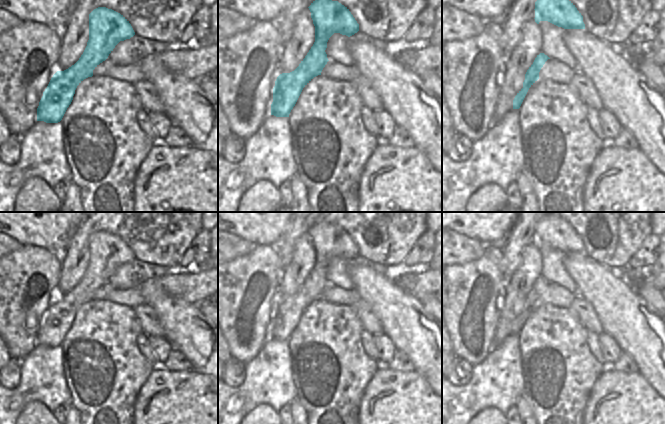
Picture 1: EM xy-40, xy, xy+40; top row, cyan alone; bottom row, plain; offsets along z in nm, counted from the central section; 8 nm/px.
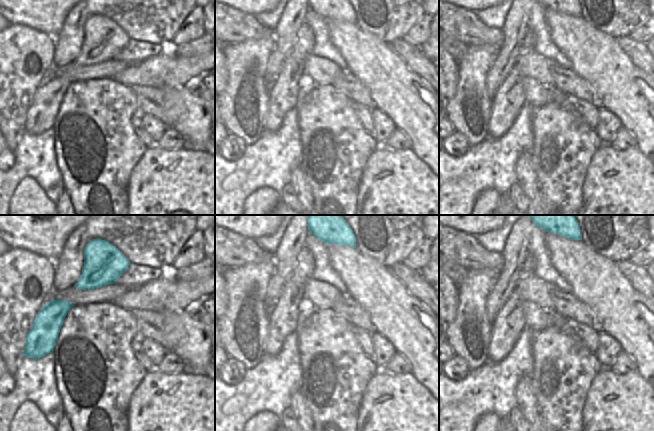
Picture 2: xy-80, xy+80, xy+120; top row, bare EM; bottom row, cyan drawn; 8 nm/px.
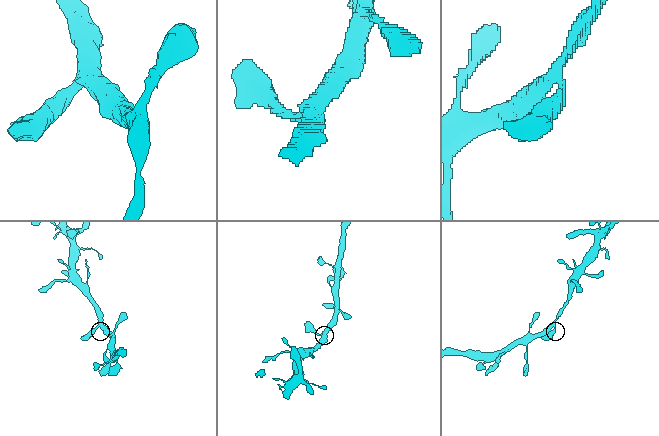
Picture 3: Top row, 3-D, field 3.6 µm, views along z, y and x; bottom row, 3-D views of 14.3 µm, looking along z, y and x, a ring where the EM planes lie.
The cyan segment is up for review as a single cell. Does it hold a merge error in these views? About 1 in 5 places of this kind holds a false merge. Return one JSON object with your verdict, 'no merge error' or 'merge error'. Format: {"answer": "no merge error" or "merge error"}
{"answer": "no merge error"}

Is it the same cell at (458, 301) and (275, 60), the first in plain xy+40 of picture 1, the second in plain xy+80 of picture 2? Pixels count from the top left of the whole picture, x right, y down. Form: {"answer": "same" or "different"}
{"answer": "different"}

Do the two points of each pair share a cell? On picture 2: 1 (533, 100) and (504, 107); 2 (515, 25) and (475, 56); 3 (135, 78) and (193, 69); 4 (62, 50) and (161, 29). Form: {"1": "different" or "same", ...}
{"1": "different", "2": "different", "3": "same", "4": "same"}

